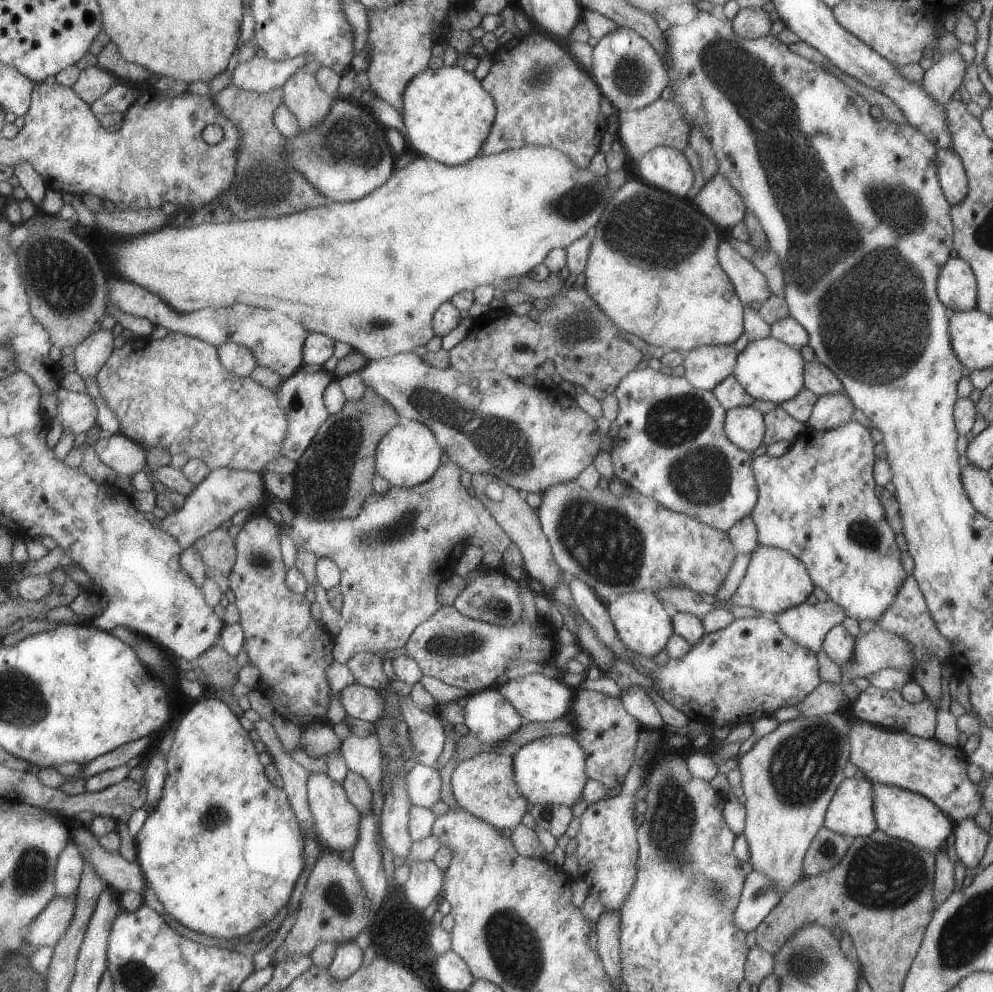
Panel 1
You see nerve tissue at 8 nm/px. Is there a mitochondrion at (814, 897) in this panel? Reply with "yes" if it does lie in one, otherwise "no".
no

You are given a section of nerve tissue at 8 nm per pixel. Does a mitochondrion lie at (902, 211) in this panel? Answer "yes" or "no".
yes

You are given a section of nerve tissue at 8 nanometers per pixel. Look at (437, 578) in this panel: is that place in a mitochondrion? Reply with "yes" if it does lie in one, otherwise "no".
no

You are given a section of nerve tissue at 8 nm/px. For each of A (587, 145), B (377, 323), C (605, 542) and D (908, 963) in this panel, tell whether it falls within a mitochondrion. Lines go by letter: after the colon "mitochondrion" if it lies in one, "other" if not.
A: other
B: mitochondrion
C: mitochondrion
D: other

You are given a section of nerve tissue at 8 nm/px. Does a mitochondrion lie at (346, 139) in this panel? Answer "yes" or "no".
yes

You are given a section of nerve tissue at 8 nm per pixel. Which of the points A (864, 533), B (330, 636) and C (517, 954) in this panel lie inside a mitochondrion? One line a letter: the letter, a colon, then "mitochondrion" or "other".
A: mitochondrion
B: other
C: mitochondrion

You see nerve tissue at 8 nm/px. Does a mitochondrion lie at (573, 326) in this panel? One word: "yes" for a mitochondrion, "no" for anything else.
yes

